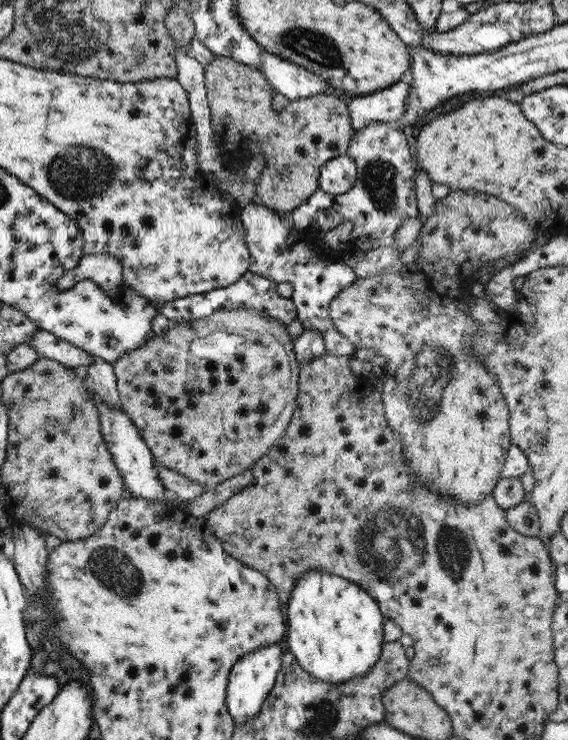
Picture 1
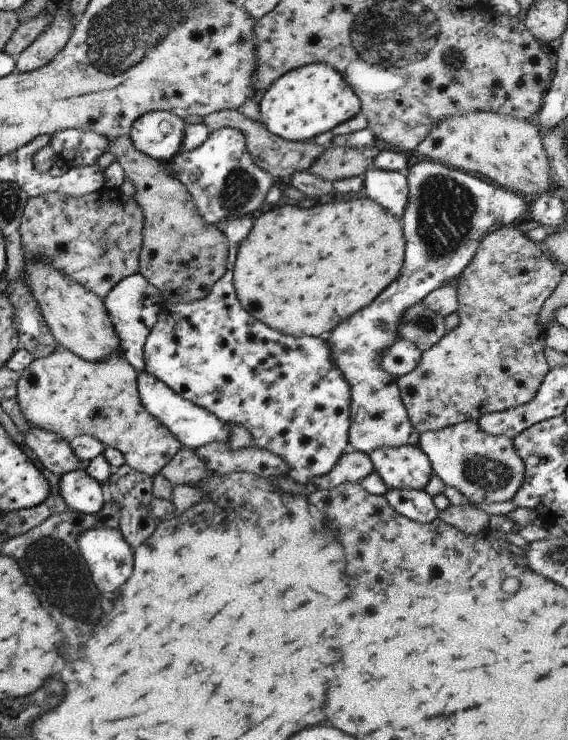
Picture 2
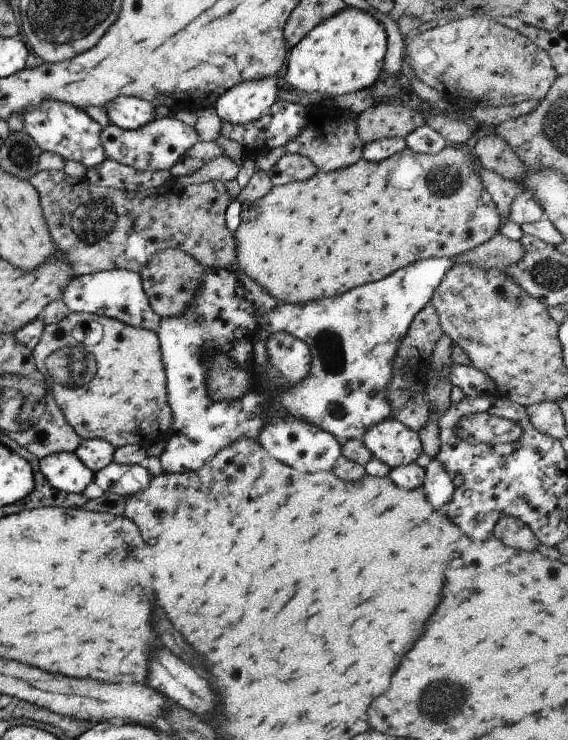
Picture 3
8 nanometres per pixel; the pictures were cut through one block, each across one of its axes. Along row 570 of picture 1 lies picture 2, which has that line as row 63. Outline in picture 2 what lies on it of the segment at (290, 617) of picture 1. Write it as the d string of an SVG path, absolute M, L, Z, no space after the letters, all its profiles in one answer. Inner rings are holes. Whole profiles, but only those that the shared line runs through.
M309 63L282 74L257 98L261 124L272 135L286 141L306 141L332 130L360 112L360 100L331 65Z

